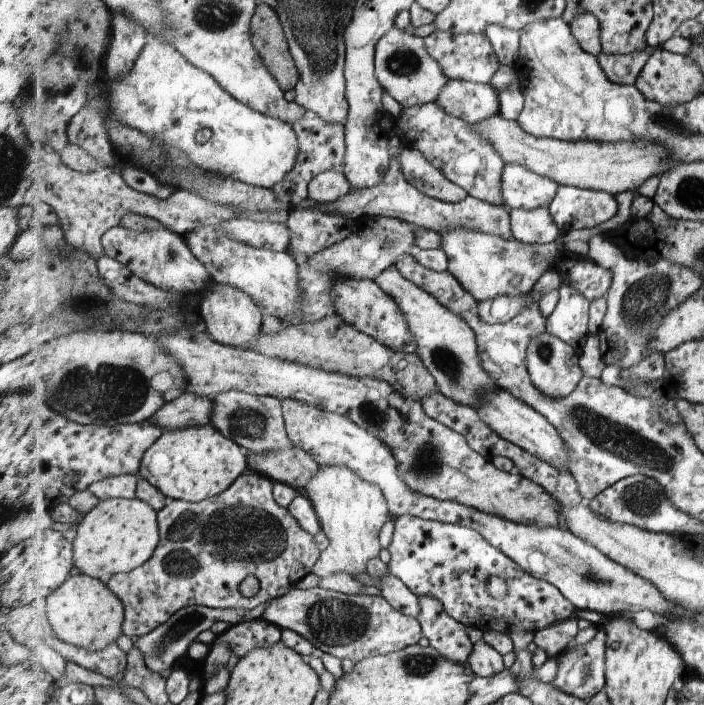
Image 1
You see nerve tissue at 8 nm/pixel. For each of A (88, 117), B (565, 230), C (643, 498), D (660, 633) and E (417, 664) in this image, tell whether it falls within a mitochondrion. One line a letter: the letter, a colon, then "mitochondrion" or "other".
A: other
B: other
C: mitochondrion
D: other
E: mitochondrion

